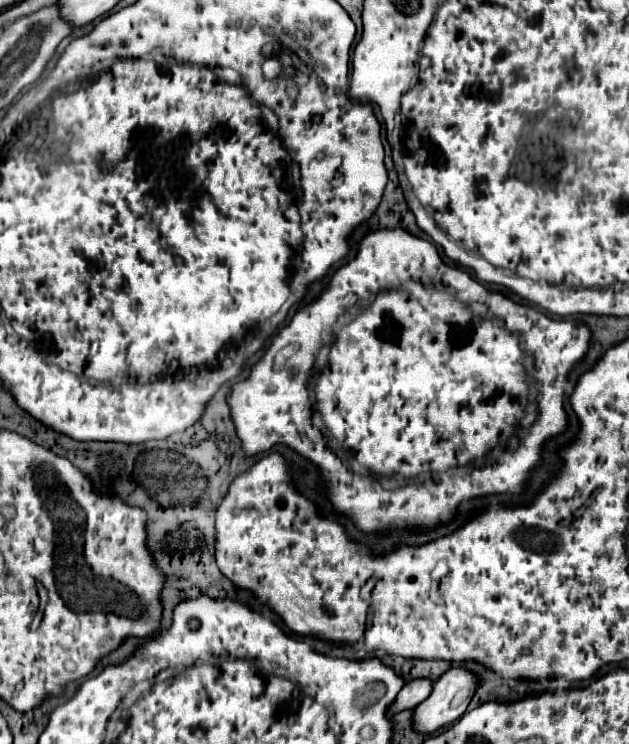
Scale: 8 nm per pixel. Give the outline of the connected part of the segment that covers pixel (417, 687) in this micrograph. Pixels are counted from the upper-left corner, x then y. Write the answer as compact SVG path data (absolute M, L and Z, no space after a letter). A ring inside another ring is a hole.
M413 679L405 683L405 687L399 691L397 701L391 707L391 713L399 713L403 709L413 709L421 701L425 701L433 691L433 681L431 679Z

